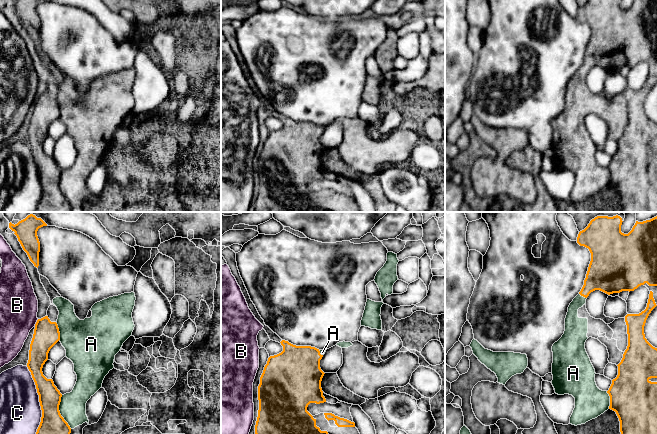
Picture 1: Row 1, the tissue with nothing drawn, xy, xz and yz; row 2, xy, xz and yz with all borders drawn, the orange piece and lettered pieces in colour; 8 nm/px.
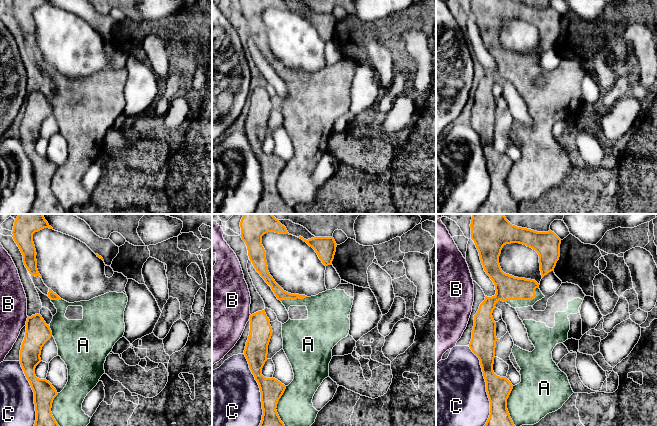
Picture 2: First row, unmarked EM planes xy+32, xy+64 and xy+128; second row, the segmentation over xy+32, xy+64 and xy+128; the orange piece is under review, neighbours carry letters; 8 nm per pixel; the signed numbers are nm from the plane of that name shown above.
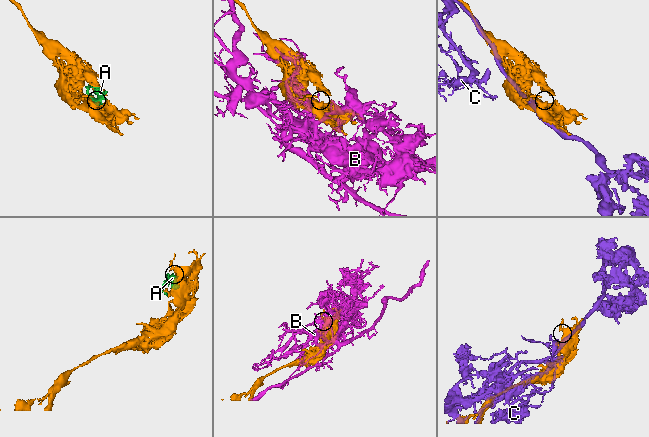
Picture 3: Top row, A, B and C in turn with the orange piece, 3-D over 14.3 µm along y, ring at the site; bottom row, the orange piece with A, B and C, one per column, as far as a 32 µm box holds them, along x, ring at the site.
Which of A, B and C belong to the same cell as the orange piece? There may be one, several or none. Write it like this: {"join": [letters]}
{"join": ["A"]}

